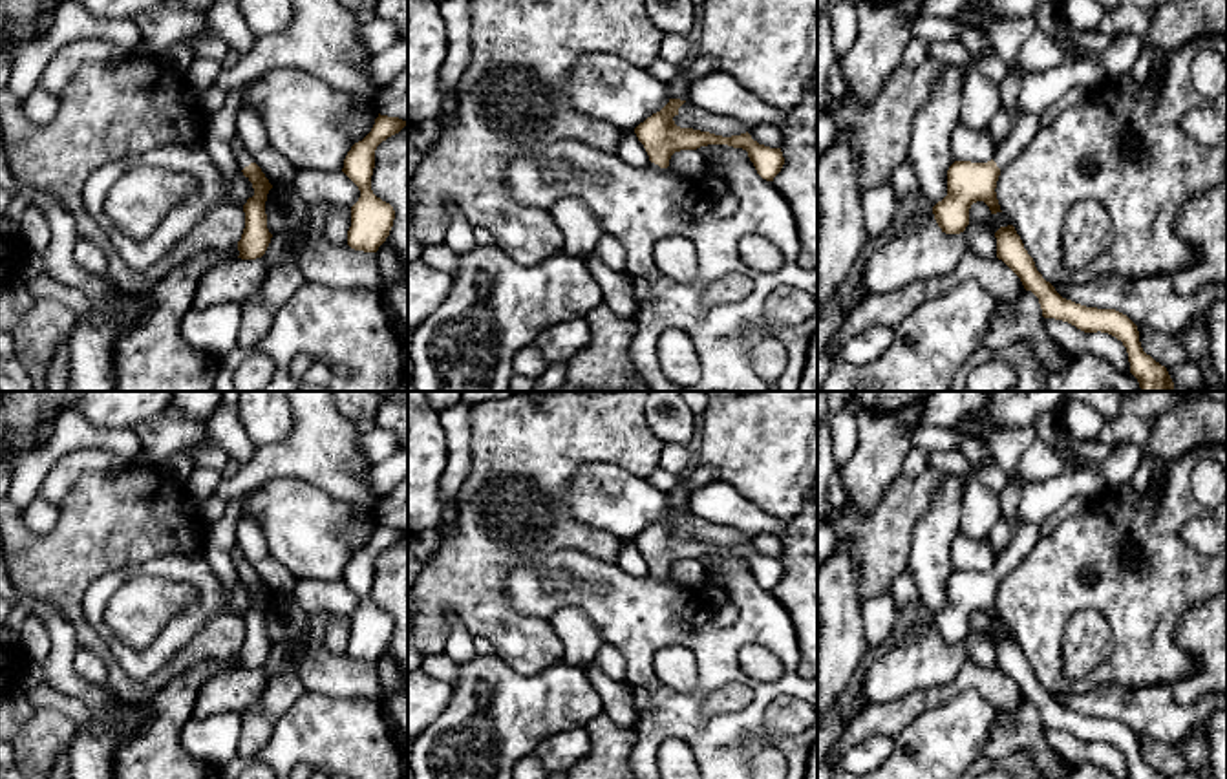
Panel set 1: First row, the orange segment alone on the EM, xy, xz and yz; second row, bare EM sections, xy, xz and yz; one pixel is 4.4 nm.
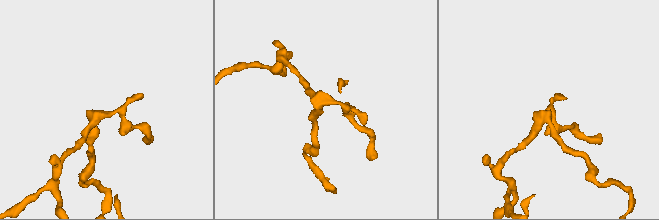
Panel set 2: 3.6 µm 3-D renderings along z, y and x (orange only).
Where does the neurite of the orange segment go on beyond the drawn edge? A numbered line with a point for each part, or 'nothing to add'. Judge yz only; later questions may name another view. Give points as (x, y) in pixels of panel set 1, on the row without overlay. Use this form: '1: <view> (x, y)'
1: yz (1026, 534)

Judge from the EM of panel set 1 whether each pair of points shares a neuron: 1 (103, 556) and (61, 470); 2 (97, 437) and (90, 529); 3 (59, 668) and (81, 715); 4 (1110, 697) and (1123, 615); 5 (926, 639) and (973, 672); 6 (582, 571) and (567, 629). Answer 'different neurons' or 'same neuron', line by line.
1: different neurons
2: different neurons
3: different neurons
4: different neurons
5: different neurons
6: different neurons

